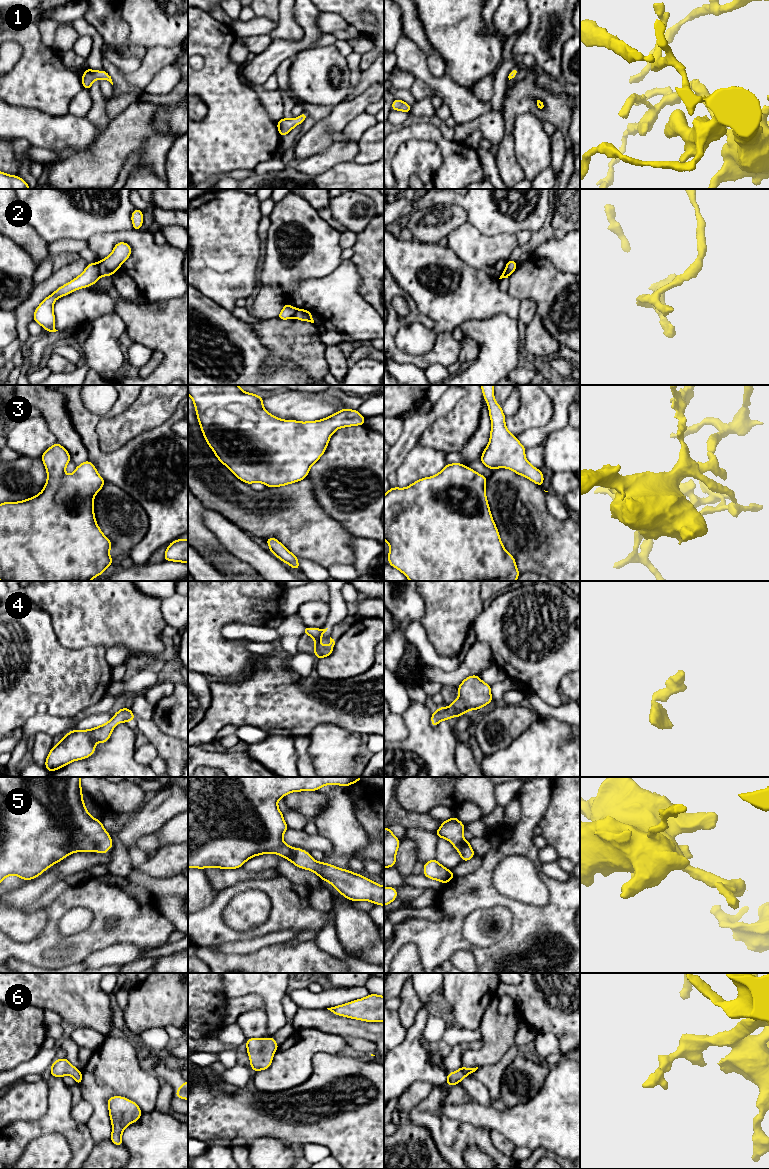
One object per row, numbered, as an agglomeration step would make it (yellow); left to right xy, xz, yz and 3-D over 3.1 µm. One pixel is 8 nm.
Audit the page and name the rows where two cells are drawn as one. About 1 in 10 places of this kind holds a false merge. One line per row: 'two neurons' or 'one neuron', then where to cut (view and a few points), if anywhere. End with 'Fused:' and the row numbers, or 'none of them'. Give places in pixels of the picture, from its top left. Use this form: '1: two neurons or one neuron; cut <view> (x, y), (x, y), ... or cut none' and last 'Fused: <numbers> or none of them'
1: one neuron; cut none
2: two neurons; cut xy (96, 263), (101, 275)
3: one neuron; cut none
4: one neuron; cut none
5: one neuron; cut none
6: one neuron; cut none
Fused: 2

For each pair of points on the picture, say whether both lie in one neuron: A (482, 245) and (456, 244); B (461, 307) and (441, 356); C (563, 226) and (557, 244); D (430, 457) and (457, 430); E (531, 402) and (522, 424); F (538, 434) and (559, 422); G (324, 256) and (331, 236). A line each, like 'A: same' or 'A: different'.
A: same
B: different
C: different
D: different
E: same
F: same
G: same

